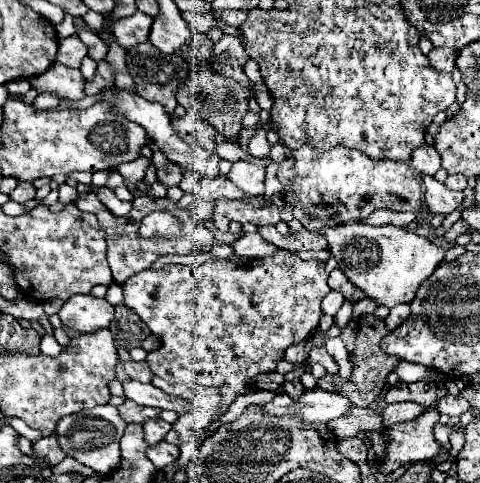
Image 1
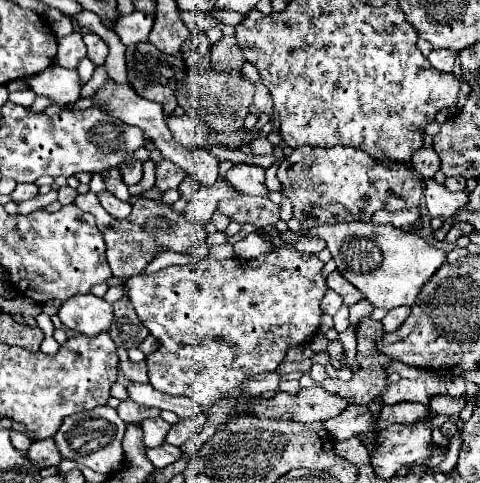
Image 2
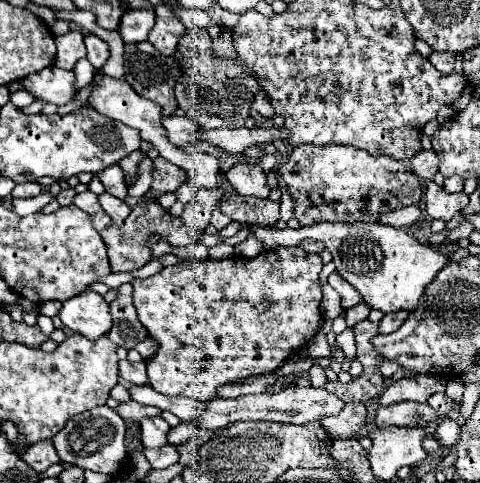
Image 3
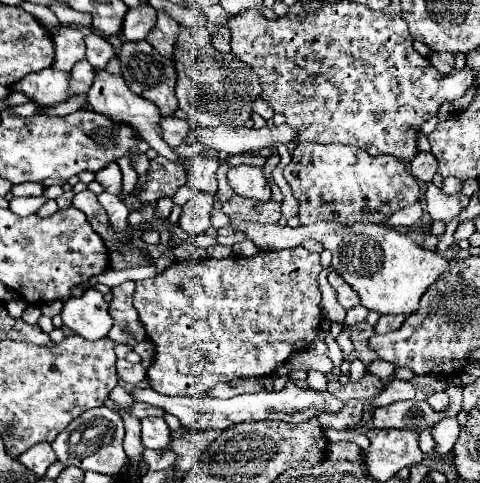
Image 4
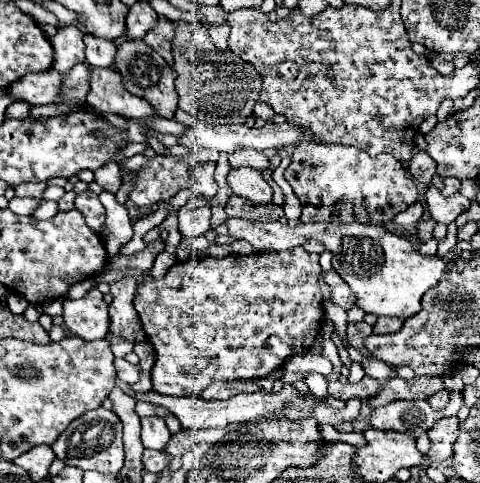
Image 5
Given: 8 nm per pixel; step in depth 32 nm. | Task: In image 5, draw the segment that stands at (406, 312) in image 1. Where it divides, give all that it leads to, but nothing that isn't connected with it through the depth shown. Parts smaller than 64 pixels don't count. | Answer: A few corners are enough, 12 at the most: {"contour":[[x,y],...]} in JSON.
{"contour":[[382,316],[374,324],[376,334],[396,332],[404,320]]}

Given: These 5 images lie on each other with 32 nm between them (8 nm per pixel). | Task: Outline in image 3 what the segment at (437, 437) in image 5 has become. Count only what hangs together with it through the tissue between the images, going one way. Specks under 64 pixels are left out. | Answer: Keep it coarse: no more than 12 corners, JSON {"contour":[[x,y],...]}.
{"contour":[[444,418],[436,428],[442,448],[450,446],[460,436],[460,426]]}

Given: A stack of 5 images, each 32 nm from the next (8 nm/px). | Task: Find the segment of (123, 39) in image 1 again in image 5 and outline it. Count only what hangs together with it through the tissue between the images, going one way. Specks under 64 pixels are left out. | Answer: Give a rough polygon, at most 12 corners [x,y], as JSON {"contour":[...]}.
{"contour":[[148,2],[134,4],[126,16],[126,38],[142,40],[158,14]]}

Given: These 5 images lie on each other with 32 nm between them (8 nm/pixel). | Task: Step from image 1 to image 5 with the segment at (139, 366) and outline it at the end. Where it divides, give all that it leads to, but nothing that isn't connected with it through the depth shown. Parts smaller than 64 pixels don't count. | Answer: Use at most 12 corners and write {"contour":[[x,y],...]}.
{"contour":[[116,358],[116,374],[126,384],[140,380],[140,368]]}

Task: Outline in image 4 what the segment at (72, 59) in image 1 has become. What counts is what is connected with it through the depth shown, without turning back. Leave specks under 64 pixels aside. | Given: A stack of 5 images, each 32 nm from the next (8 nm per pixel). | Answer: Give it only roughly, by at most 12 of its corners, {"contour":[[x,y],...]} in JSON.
{"contour":[[64,28],[52,40],[54,66],[70,72],[86,56],[84,34]]}

